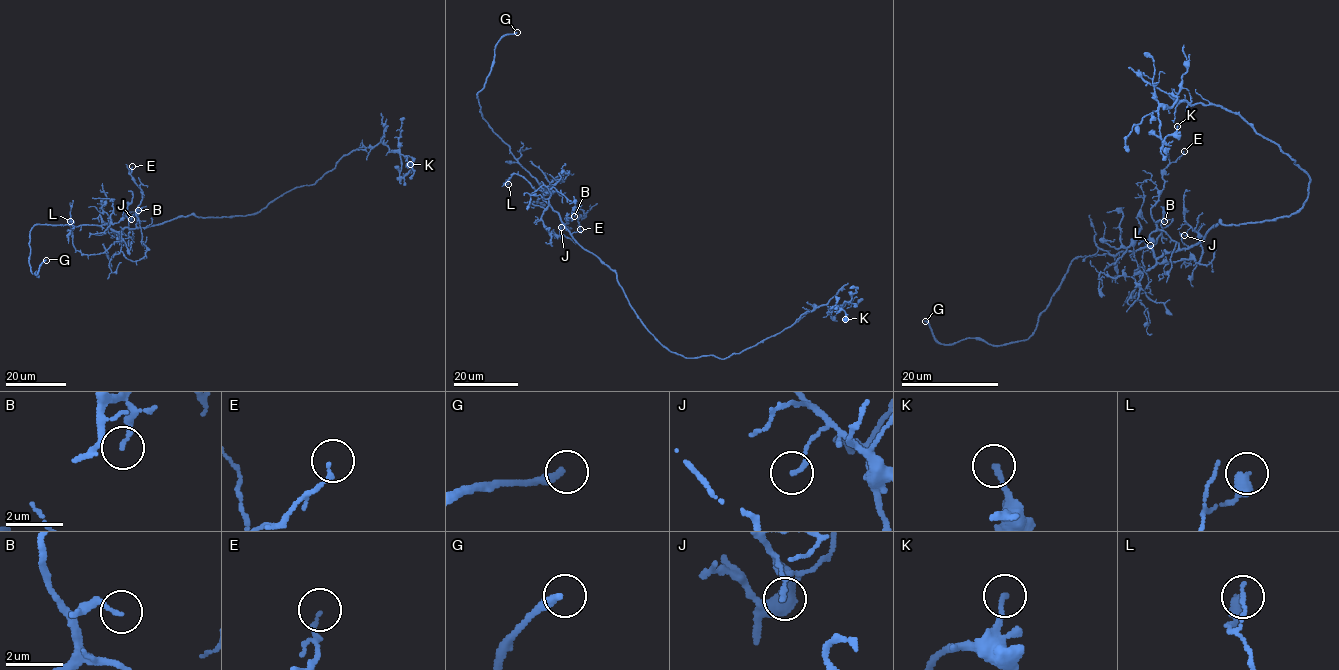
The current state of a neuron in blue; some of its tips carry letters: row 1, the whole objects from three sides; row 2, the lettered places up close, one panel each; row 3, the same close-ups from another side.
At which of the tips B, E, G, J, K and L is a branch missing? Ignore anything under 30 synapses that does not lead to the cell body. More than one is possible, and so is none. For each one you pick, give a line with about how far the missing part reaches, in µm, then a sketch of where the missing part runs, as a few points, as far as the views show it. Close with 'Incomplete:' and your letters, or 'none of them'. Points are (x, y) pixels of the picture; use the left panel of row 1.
G: about 20 µm are missing
Incomplete: G

